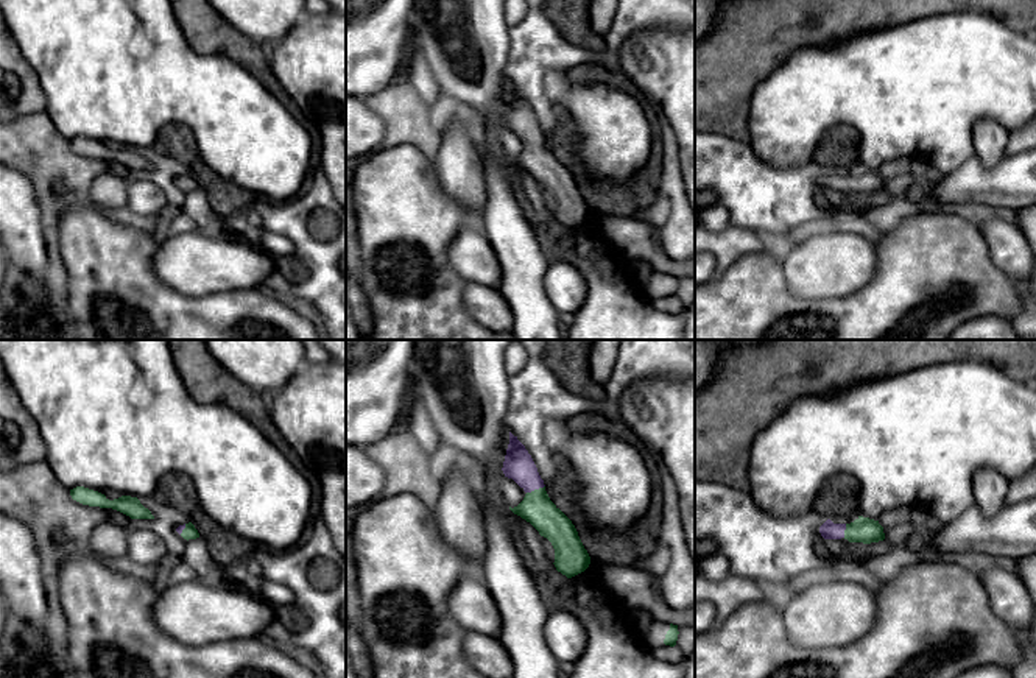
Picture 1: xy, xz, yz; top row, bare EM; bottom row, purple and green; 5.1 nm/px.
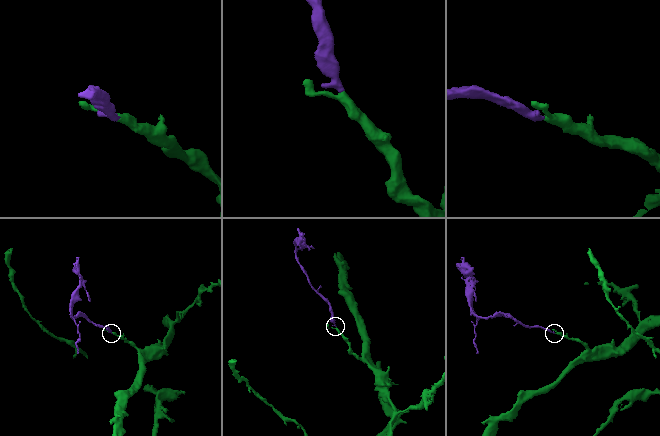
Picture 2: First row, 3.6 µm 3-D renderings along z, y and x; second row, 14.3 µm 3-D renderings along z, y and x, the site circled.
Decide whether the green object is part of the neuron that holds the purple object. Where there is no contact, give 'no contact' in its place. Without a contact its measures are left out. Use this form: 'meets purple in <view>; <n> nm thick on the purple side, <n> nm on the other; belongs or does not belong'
meets purple in xz; 150 nm thick on the purple side, 160 nm on the other; belongs

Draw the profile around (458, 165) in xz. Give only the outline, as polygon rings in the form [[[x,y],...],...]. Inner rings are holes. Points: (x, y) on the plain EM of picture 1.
[[[460,117],[442,122],[442,142],[433,167],[441,187],[475,220],[486,203],[486,185],[481,153],[469,132],[470,122]]]

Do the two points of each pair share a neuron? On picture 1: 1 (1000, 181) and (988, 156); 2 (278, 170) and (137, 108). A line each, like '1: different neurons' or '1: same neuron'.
1: different neurons
2: same neuron

